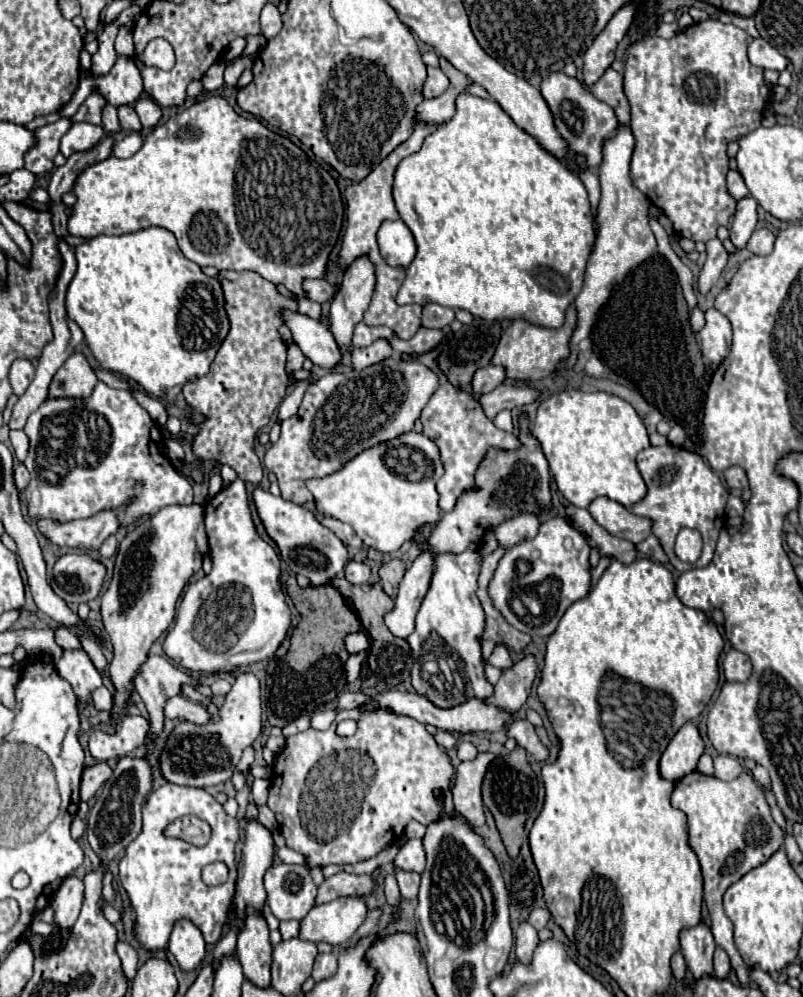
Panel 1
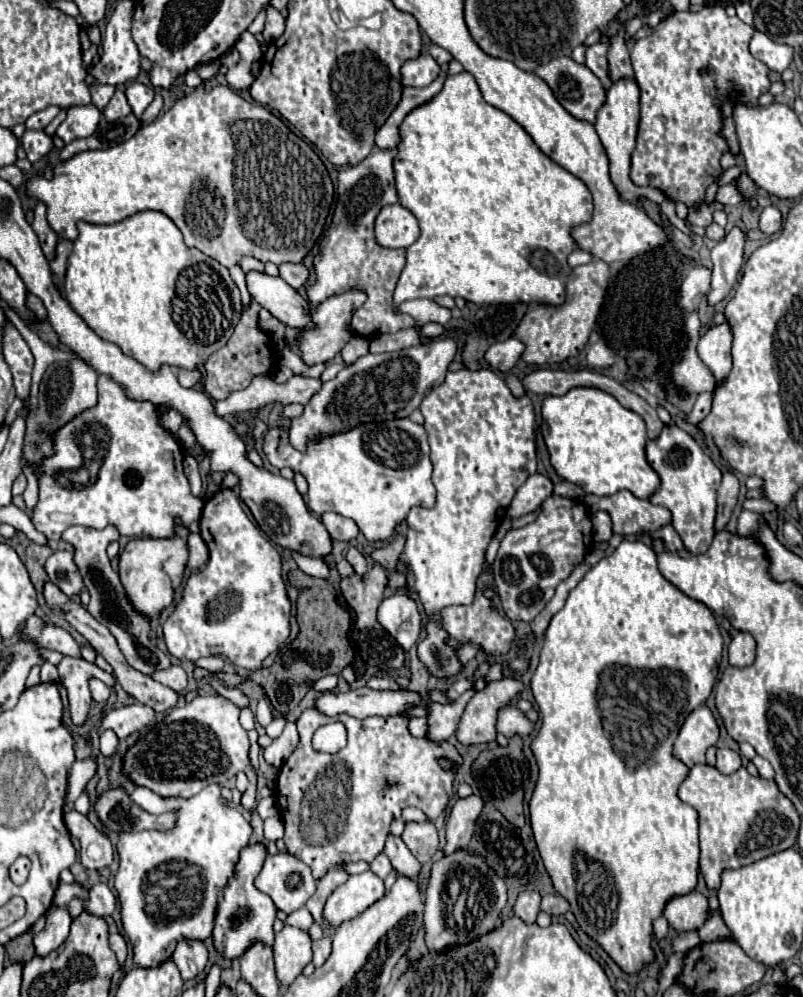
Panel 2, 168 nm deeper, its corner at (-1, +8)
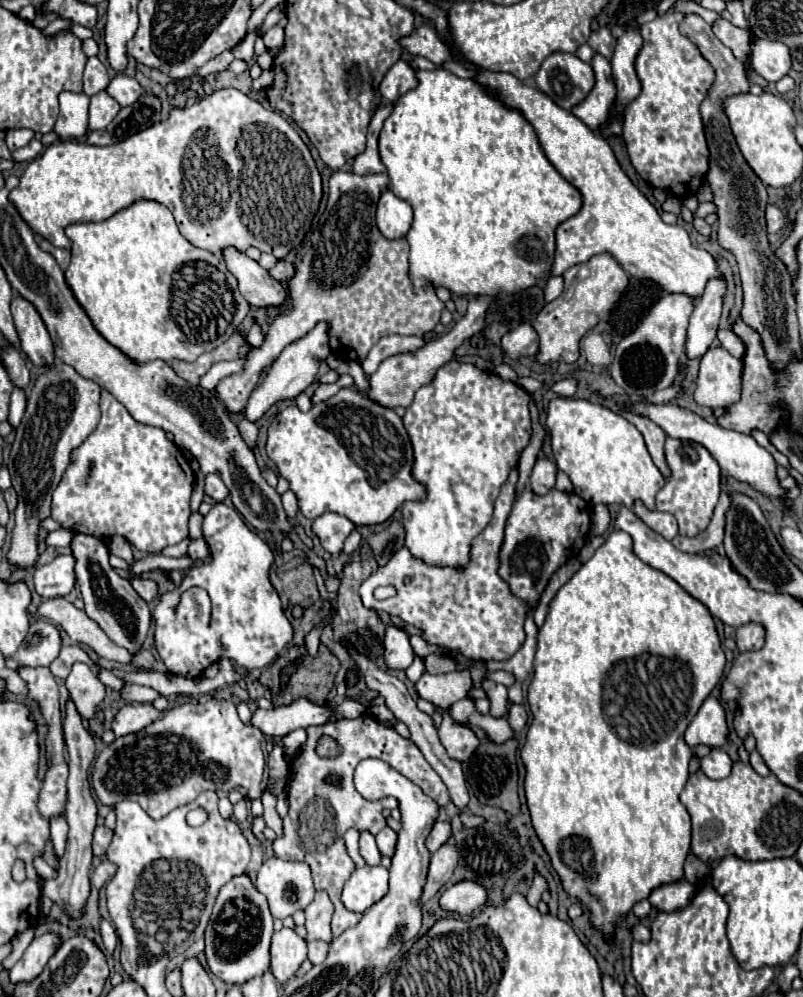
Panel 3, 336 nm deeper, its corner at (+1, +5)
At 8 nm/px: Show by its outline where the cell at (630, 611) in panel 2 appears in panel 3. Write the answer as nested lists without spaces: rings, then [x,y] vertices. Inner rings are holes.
[[[610,531],[604,537],[604,543],[596,549],[596,553],[552,597],[544,625],[538,629],[534,677],[528,687],[528,705],[532,711],[532,723],[526,735],[526,743],[520,751],[520,757],[526,767],[524,787],[526,787],[528,809],[532,815],[532,825],[552,859],[552,867],[558,871],[562,879],[564,891],[572,897],[578,897],[586,905],[592,925],[596,929],[602,929],[606,935],[612,933],[612,923],[616,921],[616,917],[626,915],[632,909],[632,905],[636,901],[646,899],[654,887],[684,877],[682,867],[690,851],[690,815],[678,797],[688,779],[688,763],[694,757],[692,749],[684,741],[684,731],[694,719],[694,715],[698,713],[704,699],[720,681],[726,665],[724,651],[720,647],[720,639],[710,611],[698,599],[688,595],[688,591],[682,589],[666,573],[642,563],[630,551],[630,543],[632,537],[628,533]]]

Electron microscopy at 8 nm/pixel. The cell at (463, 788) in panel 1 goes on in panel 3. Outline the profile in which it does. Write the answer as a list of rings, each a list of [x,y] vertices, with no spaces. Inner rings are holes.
[[[450,843],[442,845],[436,853],[432,853],[430,871],[428,871],[428,879],[426,879],[420,903],[426,903],[428,899],[432,899],[446,885],[446,881],[452,877],[456,861],[458,861],[458,851]]]

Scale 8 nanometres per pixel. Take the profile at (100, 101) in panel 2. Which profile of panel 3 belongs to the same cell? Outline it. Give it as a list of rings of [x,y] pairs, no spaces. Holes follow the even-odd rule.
[[[90,57],[84,69],[84,93],[96,95],[98,91],[104,91],[110,83],[108,69],[100,63],[98,57]]]

